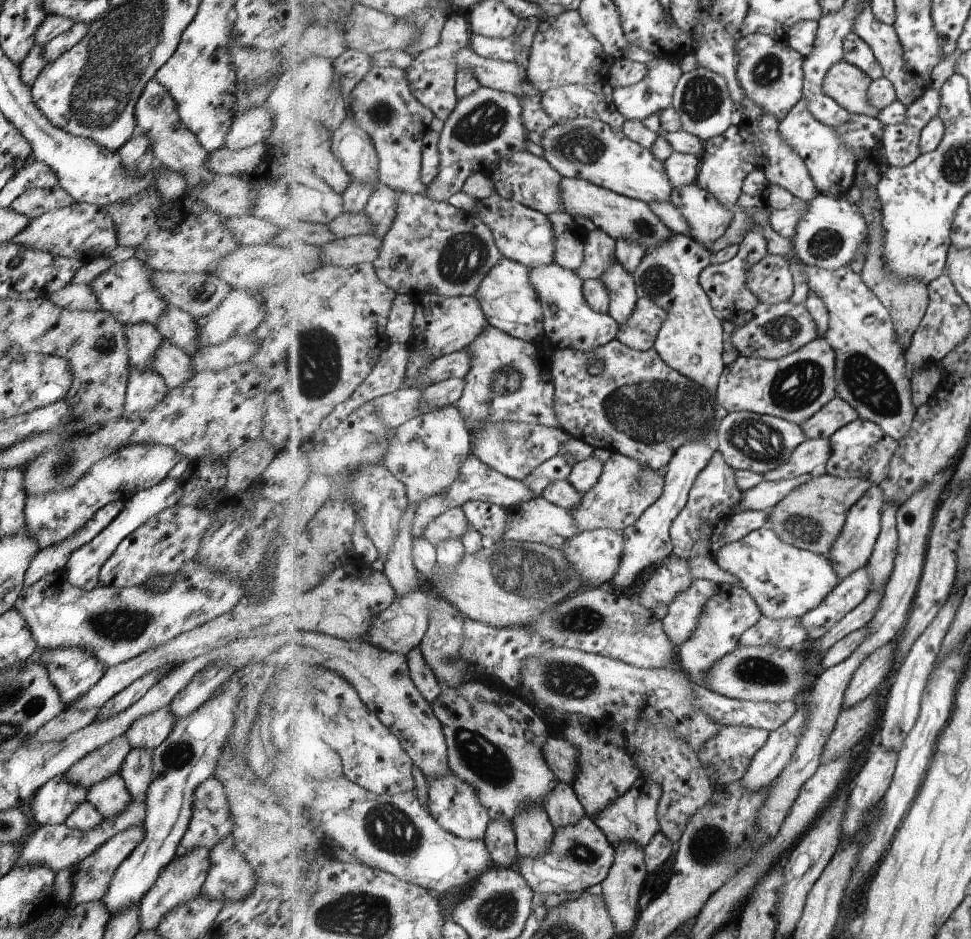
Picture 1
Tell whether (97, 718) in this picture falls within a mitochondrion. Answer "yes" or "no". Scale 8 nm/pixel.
no

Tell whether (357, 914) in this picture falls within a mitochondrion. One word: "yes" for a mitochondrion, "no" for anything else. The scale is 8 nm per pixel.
yes

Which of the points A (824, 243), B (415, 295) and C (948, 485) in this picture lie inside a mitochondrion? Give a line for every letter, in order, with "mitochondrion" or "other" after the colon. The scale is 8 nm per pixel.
A: mitochondrion
B: other
C: other

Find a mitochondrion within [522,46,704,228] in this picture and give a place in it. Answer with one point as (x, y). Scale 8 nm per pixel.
(582, 145)

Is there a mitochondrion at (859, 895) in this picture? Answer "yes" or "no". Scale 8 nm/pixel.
no

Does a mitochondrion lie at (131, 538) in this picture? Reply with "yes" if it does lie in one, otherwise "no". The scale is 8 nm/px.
no

